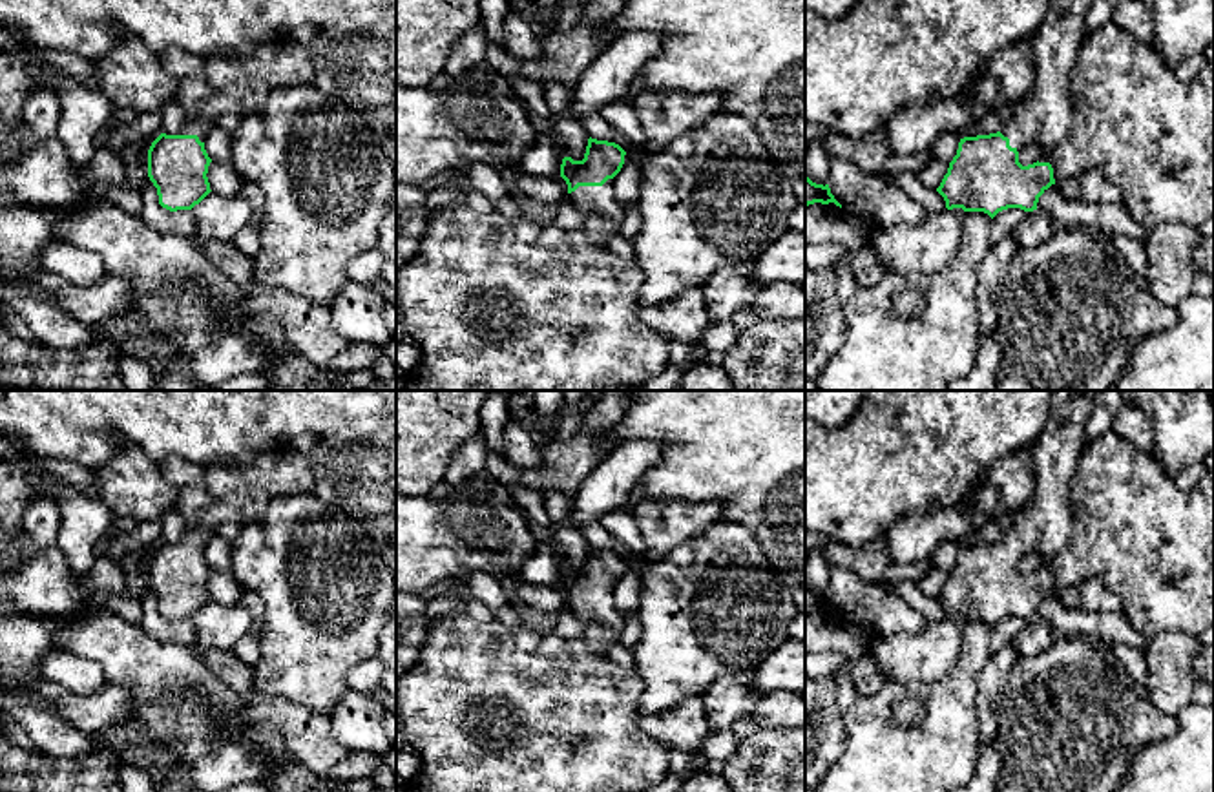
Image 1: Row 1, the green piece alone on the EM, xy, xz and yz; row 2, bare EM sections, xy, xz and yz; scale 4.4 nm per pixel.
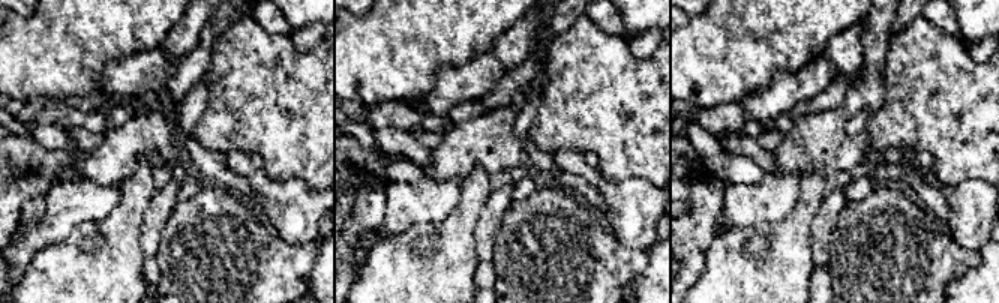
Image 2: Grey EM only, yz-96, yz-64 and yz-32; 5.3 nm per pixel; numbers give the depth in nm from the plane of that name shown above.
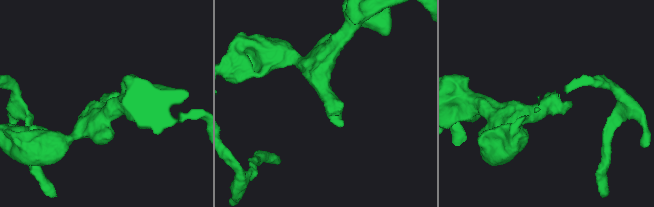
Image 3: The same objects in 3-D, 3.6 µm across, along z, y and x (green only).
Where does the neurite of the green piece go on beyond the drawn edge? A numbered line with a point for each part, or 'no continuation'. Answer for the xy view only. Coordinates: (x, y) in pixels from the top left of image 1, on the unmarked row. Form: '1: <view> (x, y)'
1: xy (238, 495)

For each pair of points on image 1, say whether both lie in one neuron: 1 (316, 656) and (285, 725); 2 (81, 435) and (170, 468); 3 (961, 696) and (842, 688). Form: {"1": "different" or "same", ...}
{"1": "different", "2": "different", "3": "different"}

